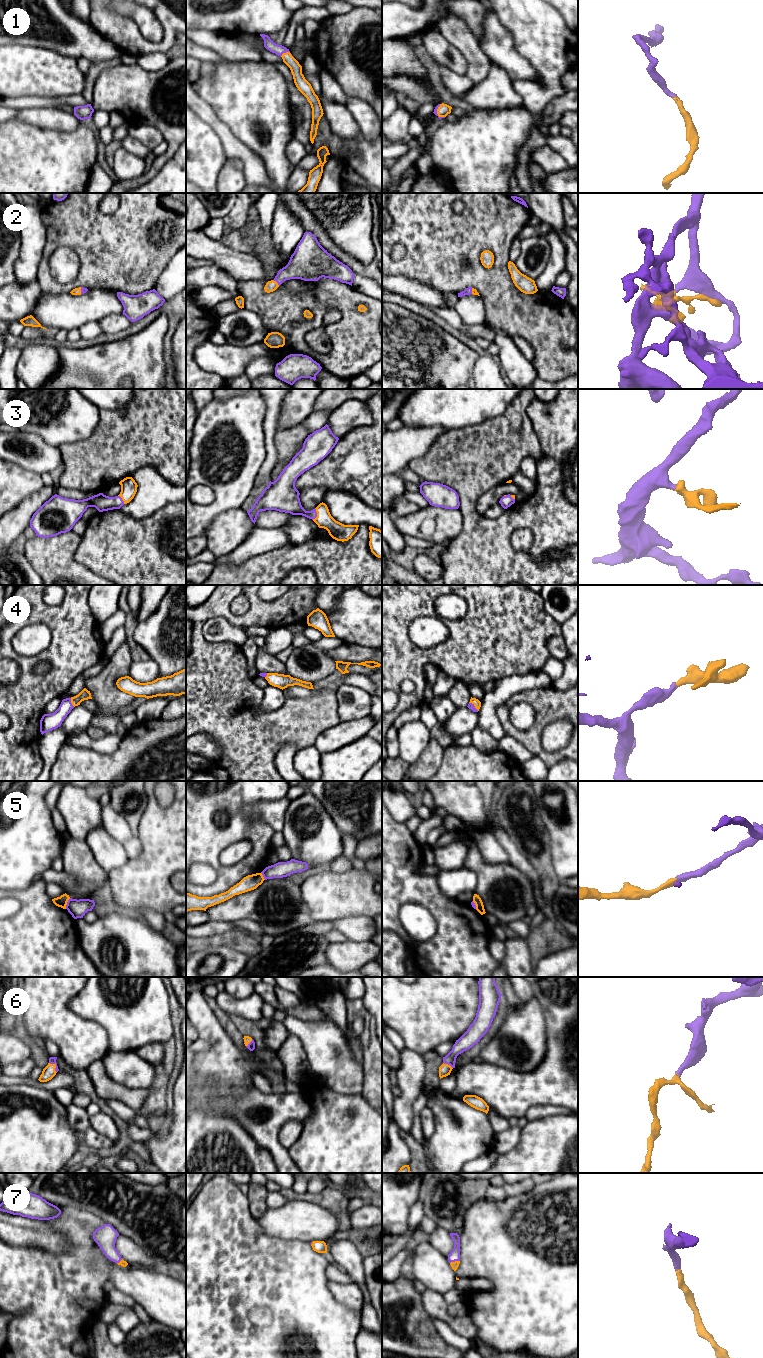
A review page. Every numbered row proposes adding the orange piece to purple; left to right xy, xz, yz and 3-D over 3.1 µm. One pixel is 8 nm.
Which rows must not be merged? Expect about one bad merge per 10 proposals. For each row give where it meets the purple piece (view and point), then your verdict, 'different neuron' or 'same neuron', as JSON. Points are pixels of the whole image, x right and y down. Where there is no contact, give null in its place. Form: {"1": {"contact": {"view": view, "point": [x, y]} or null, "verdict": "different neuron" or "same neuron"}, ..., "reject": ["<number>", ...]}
{"1": {"contact": {"view": "xz", "point": [284, 52]}, "verdict": "same neuron"}, "2": {"contact": {"view": "xz", "point": [276, 281]}, "verdict": "same neuron"}, "3": {"contact": {"view": "xz", "point": [316, 514]}, "verdict": "same neuron"}, "4": {"contact": {"view": "xy", "point": [70, 702]}, "verdict": "same neuron"}, "5": {"contact": {"view": "xy", "point": [67, 903]}, "verdict": "different neuron"}, "6": {"contact": {"view": "xy", "point": [56, 1066]}, "verdict": "same neuron"}, "7": {"contact": {"view": "yz", "point": [454, 1261]}, "verdict": "same neuron"}, "reject": ["5"]}

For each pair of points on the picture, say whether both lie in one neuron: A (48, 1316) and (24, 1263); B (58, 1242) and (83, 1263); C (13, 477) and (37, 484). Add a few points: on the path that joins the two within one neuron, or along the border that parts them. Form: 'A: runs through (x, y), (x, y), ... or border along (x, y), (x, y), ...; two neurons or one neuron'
A: runs through (48, 1303), (48, 1299), (25, 1276); one neuron
B: border along (71, 1244), (67, 1252), (45, 1251); two neurons
C: runs through (19, 483), (31, 483); one neuron

